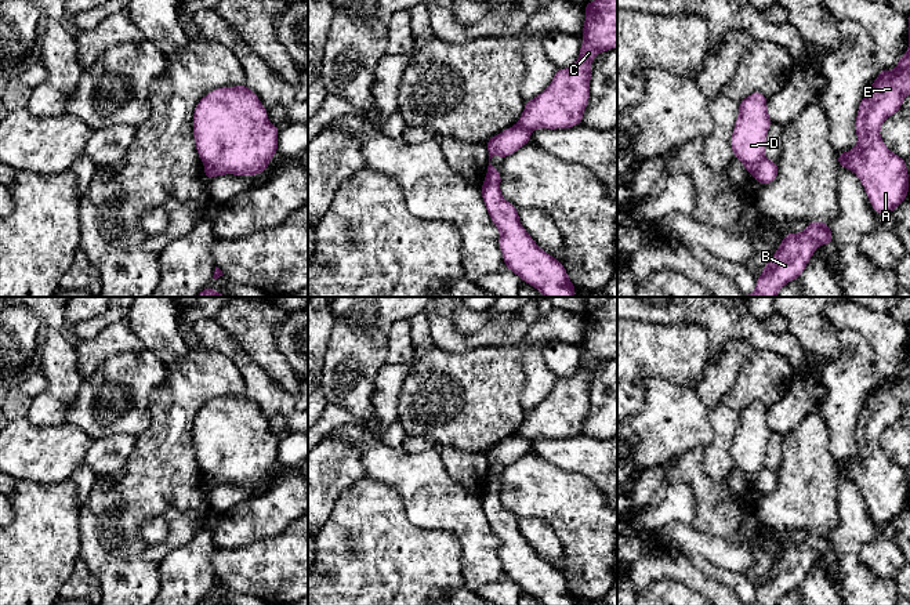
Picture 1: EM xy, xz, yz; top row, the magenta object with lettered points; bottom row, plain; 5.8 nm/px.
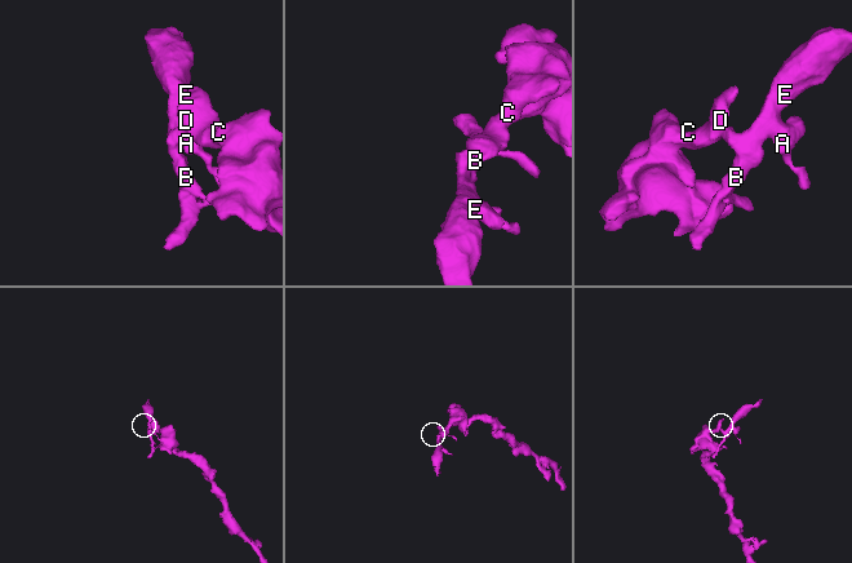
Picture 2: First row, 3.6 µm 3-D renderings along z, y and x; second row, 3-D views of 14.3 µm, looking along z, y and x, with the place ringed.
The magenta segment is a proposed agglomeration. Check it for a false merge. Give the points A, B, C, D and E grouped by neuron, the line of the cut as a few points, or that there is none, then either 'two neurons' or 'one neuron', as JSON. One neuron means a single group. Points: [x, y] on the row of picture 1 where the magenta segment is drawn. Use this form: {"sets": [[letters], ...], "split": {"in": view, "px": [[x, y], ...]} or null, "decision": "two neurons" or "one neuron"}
{"sets": [["A", "B", "E"], ["C", "D"]], "split": {"in": "yz", "px": [[764, 158], [753, 176]]}, "decision": "two neurons"}

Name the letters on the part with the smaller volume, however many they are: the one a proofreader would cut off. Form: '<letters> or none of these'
A, B, E

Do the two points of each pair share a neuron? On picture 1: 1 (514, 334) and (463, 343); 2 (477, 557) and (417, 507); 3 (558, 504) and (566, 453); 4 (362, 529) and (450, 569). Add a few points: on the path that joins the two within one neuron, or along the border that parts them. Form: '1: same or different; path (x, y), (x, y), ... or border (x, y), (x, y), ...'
1: same; path (501, 334), (490, 334), (475, 340)
2: same; path (475, 536), (471, 526), (452, 507), (438, 507)
3: different; border (536, 452), (557, 466), (583, 473), (593, 482)
4: same; path (384, 551), (394, 561), (428, 561)

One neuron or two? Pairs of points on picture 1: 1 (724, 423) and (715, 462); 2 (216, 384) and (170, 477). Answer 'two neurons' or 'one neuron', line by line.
1: one neuron
2: one neuron

